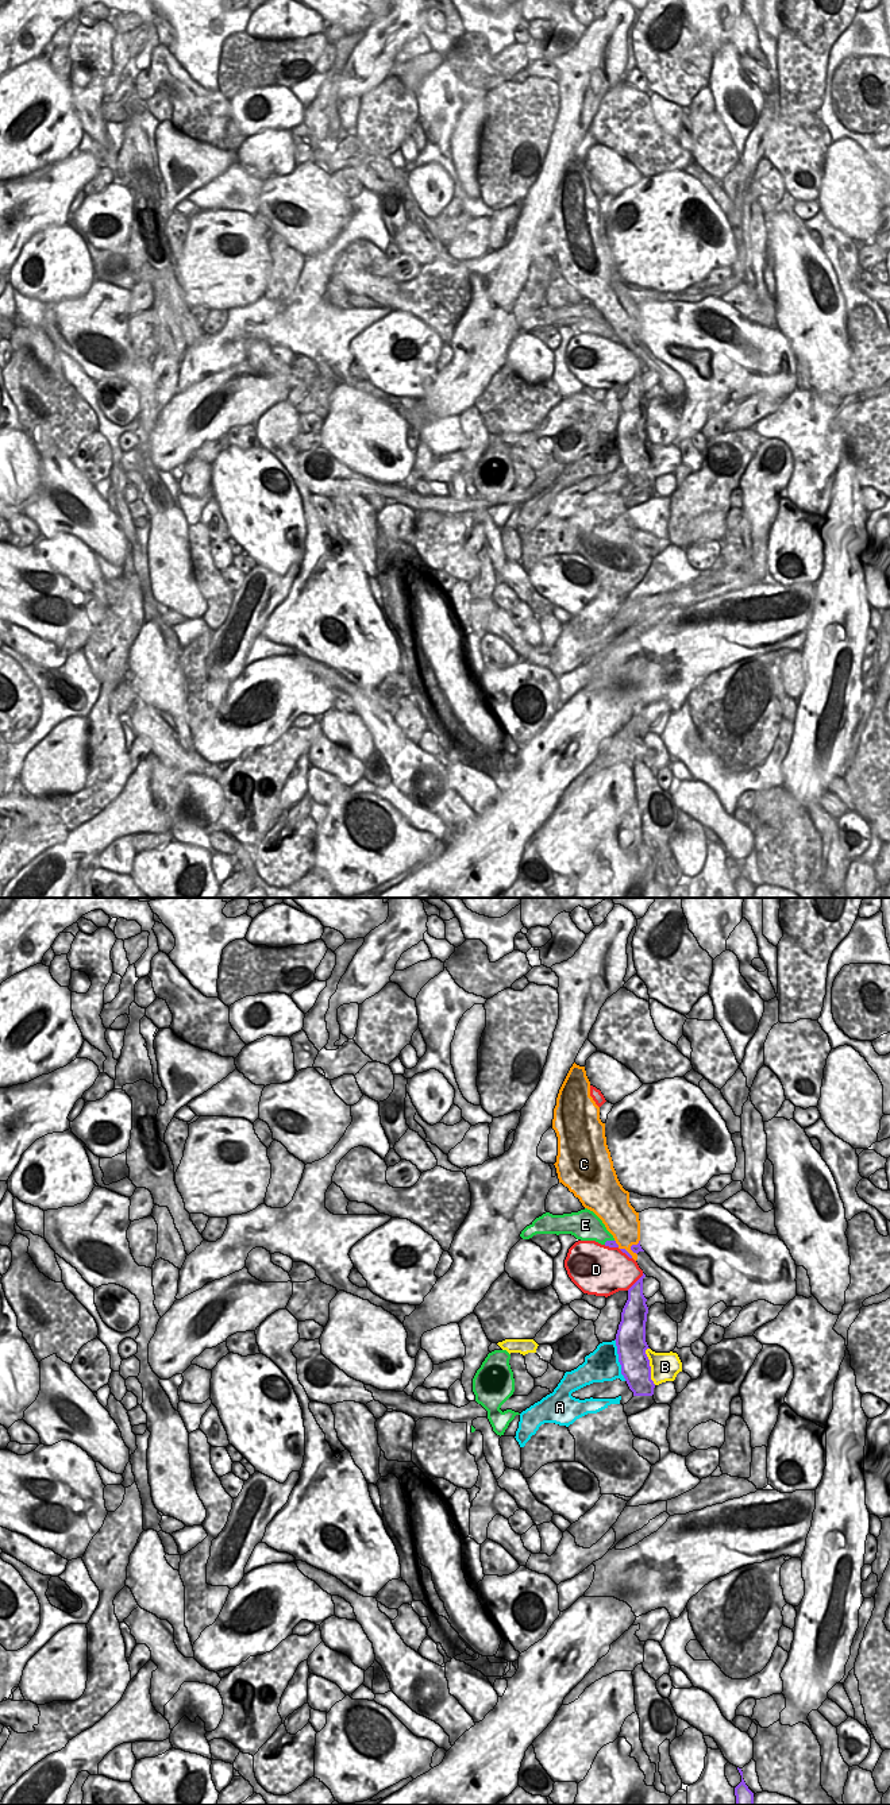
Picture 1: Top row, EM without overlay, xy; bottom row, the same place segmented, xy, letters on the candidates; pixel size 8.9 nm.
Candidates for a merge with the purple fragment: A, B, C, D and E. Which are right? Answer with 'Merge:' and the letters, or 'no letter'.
Merge: C

